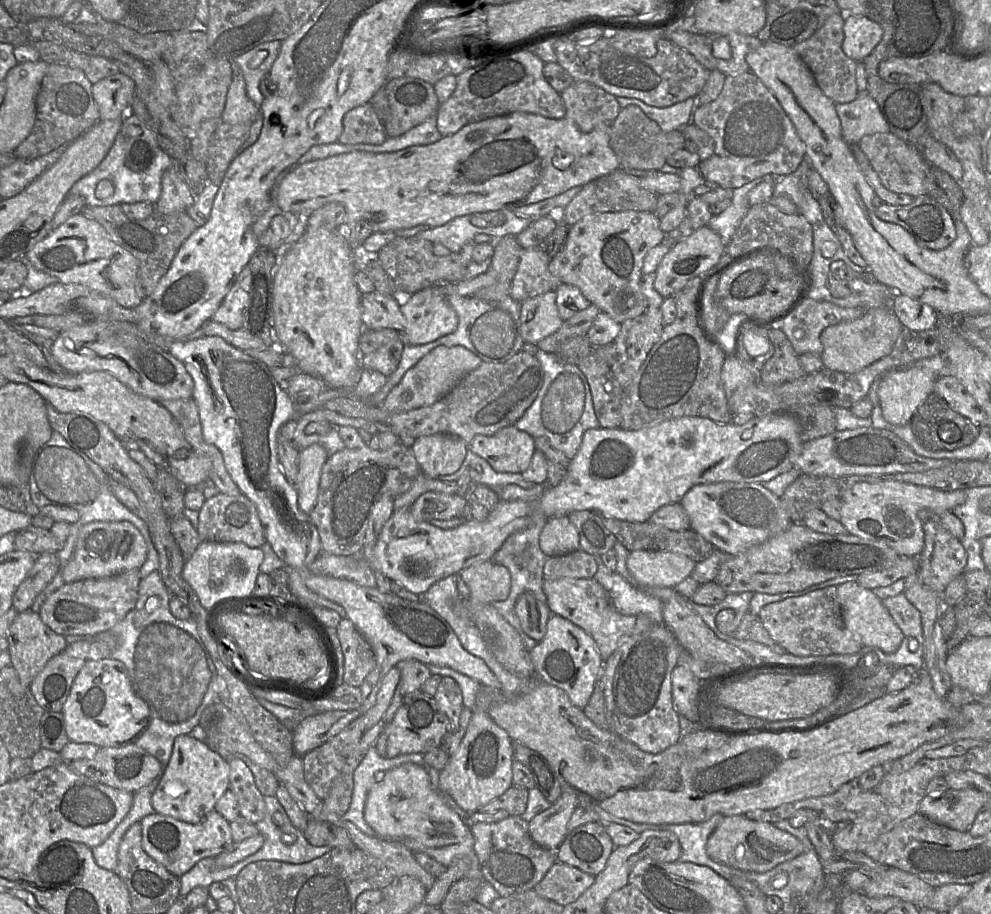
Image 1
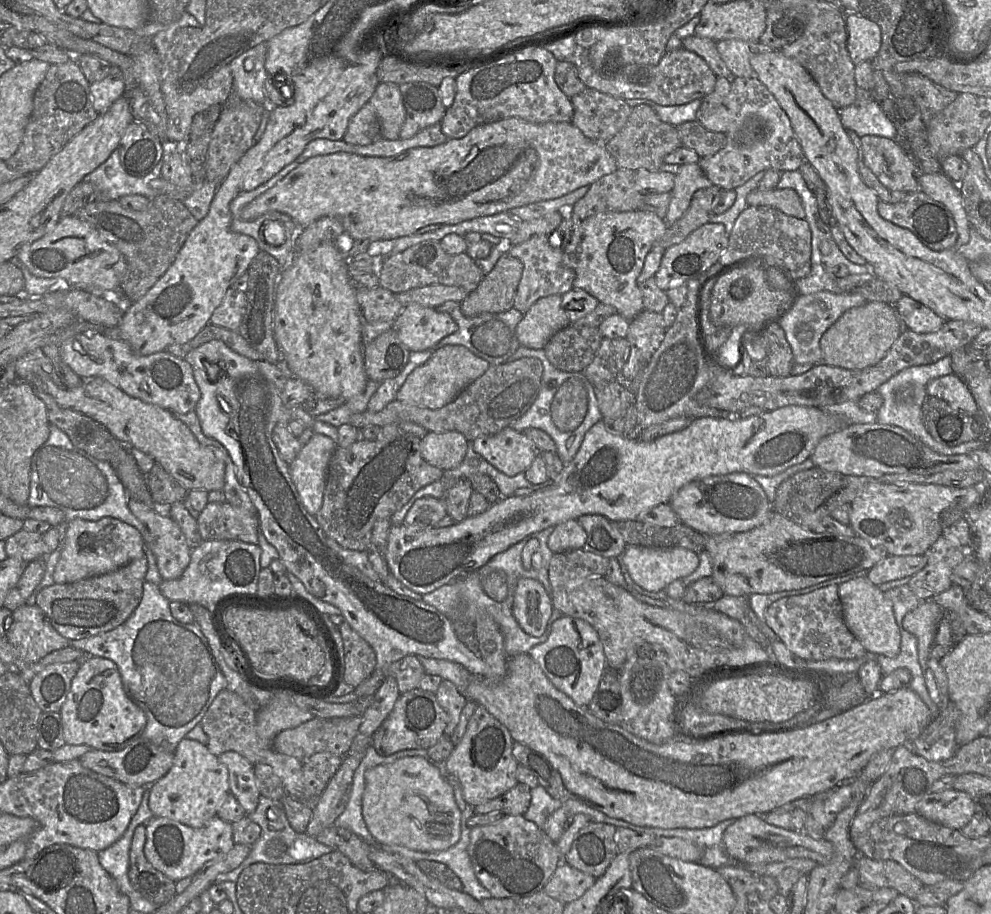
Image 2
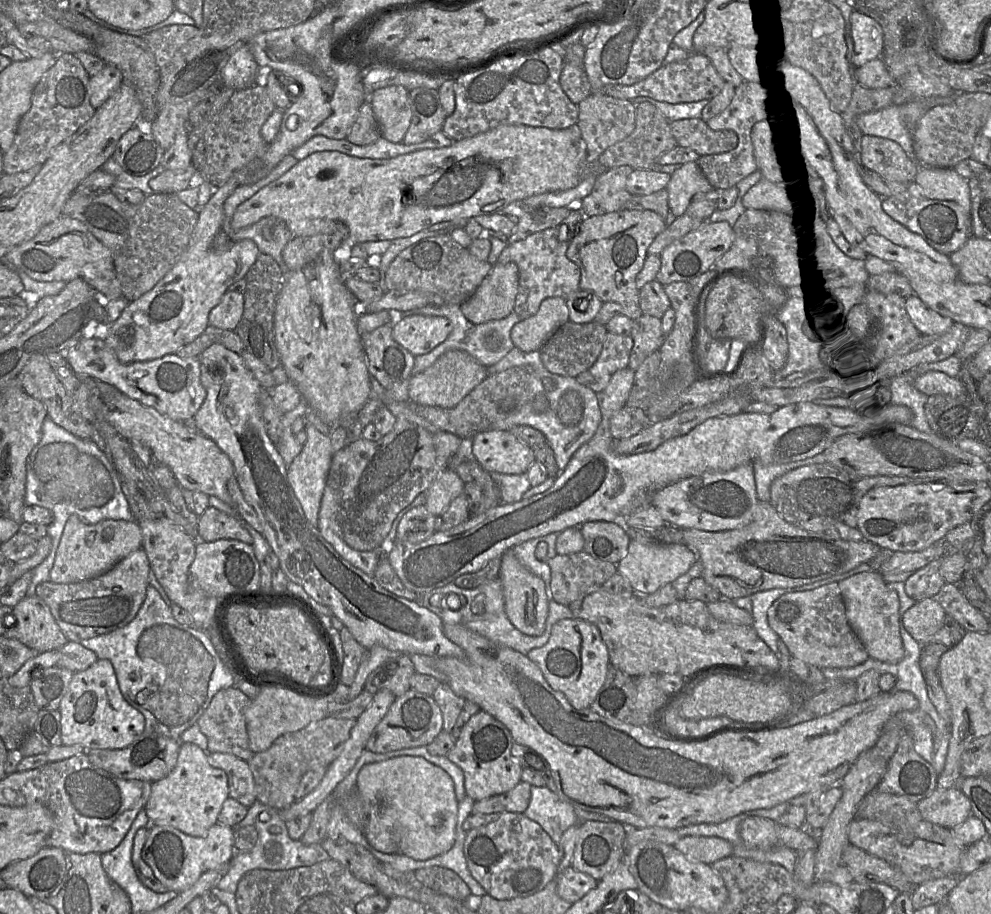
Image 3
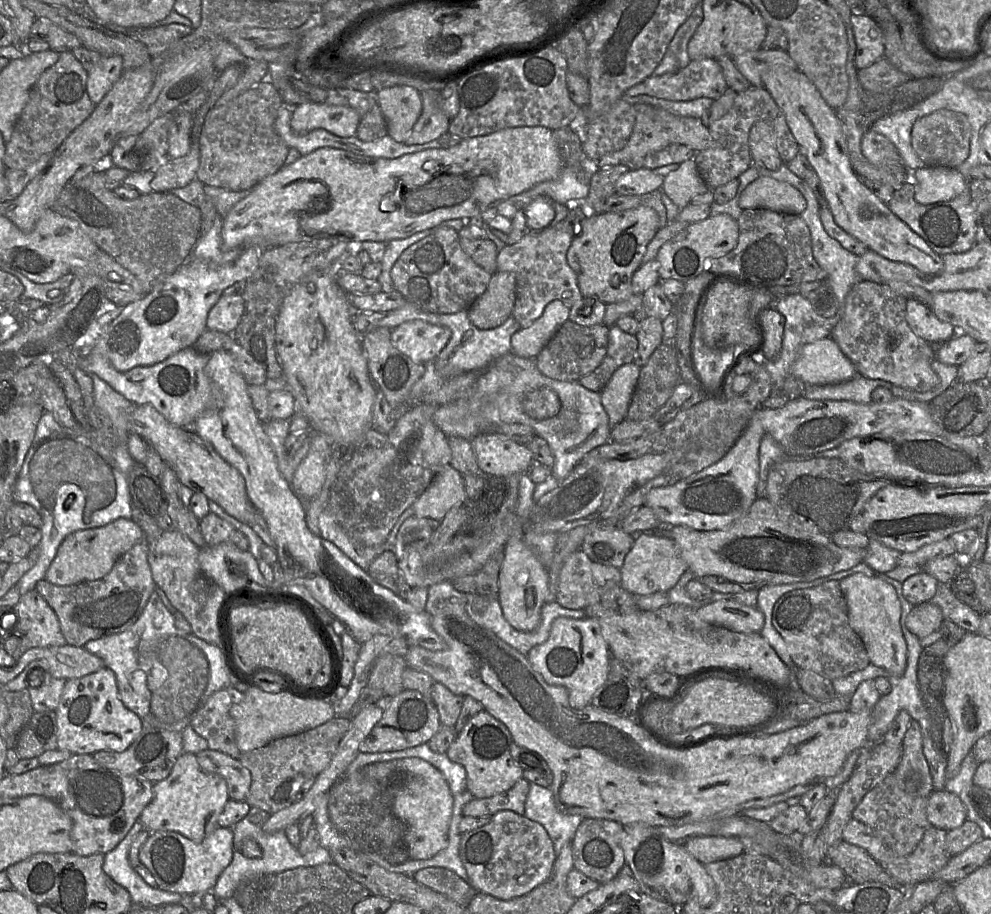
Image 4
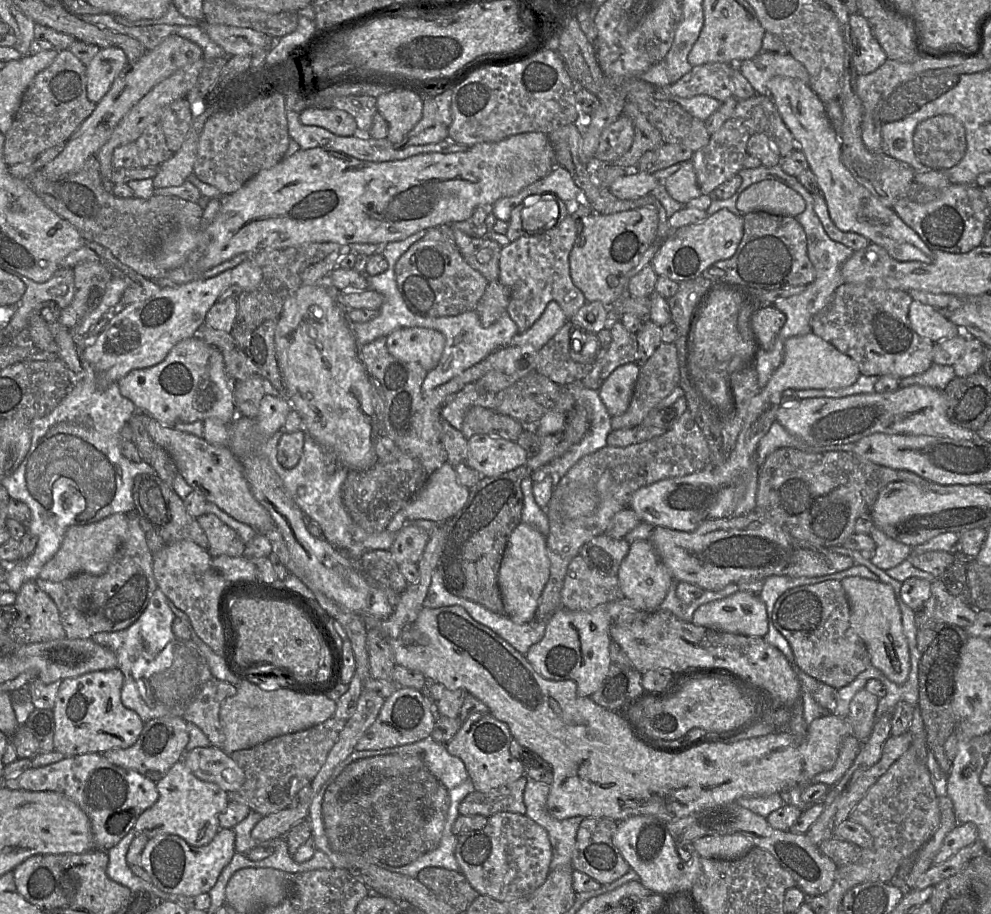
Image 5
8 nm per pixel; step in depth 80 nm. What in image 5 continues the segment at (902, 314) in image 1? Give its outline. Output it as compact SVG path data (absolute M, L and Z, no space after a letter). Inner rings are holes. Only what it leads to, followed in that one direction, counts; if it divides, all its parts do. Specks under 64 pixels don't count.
M918 301L911 303L908 319L911 327L919 336L934 344L963 334L962 330L945 315Z

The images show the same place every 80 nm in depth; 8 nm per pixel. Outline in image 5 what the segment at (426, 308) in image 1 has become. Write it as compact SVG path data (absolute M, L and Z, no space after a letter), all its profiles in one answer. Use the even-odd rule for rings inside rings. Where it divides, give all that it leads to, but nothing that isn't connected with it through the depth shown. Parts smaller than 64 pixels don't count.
M401 328L387 336L388 352L395 358L419 364L427 372L434 369L445 346L445 336L434 329Z

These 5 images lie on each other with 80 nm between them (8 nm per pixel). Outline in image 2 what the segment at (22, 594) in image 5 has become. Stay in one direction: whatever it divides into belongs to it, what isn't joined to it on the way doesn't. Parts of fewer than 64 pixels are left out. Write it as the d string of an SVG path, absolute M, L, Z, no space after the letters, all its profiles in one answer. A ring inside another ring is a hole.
M24 604L12 613L7 640L17 651L14 668L22 671L49 653L65 648L70 641L58 633L37 604Z

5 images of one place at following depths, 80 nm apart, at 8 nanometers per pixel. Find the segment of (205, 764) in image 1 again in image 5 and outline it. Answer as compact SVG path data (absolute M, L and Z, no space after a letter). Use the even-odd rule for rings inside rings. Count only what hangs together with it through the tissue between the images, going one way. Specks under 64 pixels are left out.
M182 760L176 762L166 775L156 782L159 793L157 802L137 819L134 830L137 835L151 839L158 835L173 834L189 845L200 847L212 841L219 831L219 815L228 805L227 792L217 784L197 778Z

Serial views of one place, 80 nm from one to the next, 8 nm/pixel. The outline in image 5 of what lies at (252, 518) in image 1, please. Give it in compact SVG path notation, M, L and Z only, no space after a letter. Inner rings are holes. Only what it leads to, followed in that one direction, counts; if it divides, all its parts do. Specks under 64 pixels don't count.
M204 513L197 518L200 527L205 532L211 557L227 555L231 557L244 556L245 543L239 535L216 515Z

